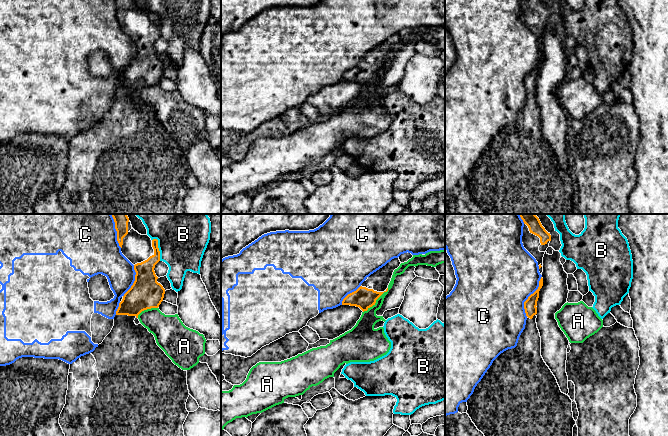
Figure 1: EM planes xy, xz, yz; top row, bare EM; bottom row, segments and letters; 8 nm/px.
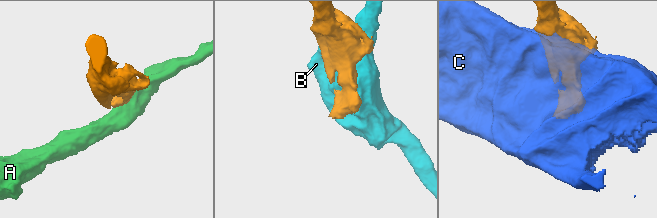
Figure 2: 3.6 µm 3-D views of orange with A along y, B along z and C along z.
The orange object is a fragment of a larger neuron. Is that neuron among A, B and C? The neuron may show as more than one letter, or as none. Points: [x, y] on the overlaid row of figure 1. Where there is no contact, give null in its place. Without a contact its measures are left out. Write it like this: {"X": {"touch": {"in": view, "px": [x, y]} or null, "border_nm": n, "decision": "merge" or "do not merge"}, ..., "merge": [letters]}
{"A": {"touch": {"in": "xz", "px": [375, 301]}, "border_nm": 280, "decision": "do not merge"}, "B": {"touch": {"in": "xy", "px": [158, 248]}, "border_nm": 190, "decision": "do not merge"}, "C": {"touch": {"in": "yz", "px": [529, 296]}, "border_nm": 340, "decision": "do not merge"}, "merge": []}

